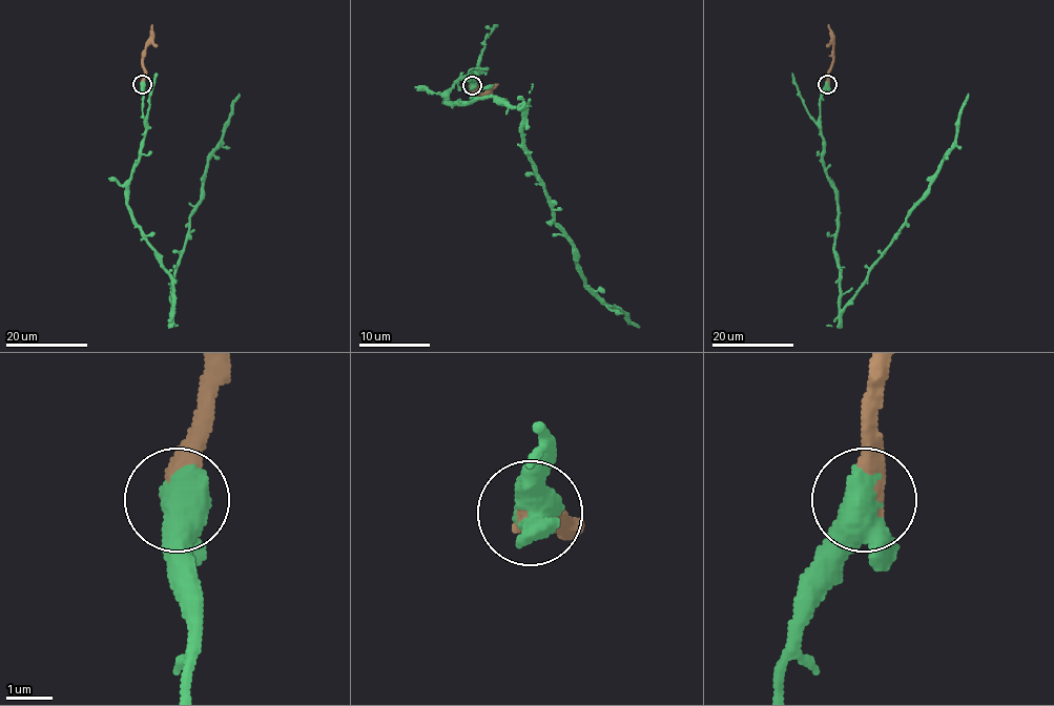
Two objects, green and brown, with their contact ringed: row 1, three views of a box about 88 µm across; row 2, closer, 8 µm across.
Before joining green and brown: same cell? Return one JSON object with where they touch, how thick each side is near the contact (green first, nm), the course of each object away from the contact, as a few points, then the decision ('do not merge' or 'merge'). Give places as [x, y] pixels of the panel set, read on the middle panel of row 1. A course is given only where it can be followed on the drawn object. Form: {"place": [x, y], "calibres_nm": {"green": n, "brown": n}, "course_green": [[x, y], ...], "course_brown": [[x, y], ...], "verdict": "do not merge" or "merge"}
{"place": [472, 85], "calibres_nm": {"green": 600, "brown": 600}, "course_green": [[472, 85], [479, 73], [448, 90], [448, 101], [493, 98], [526, 108], [523, 148], [581, 275], [638, 327]], "course_brown": [[472, 85], [475, 87], [474, 94], [482, 94], [490, 87]], "verdict": "merge"}

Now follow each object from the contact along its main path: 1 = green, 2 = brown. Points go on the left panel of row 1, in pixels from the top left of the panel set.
1: (142, 84), (146, 132), (127, 183), (127, 207), (171, 279), (173, 310), (171, 281), (191, 212), (239, 94)
2: (142, 84), (143, 50), (151, 37), (152, 25)

